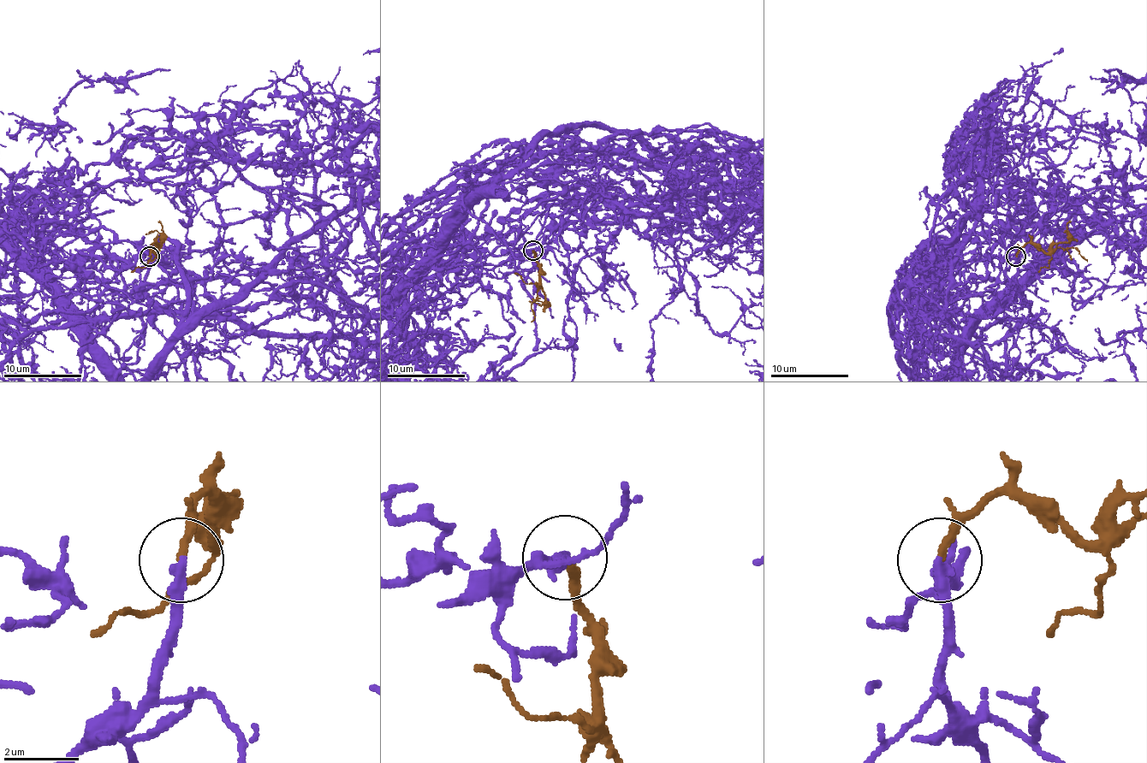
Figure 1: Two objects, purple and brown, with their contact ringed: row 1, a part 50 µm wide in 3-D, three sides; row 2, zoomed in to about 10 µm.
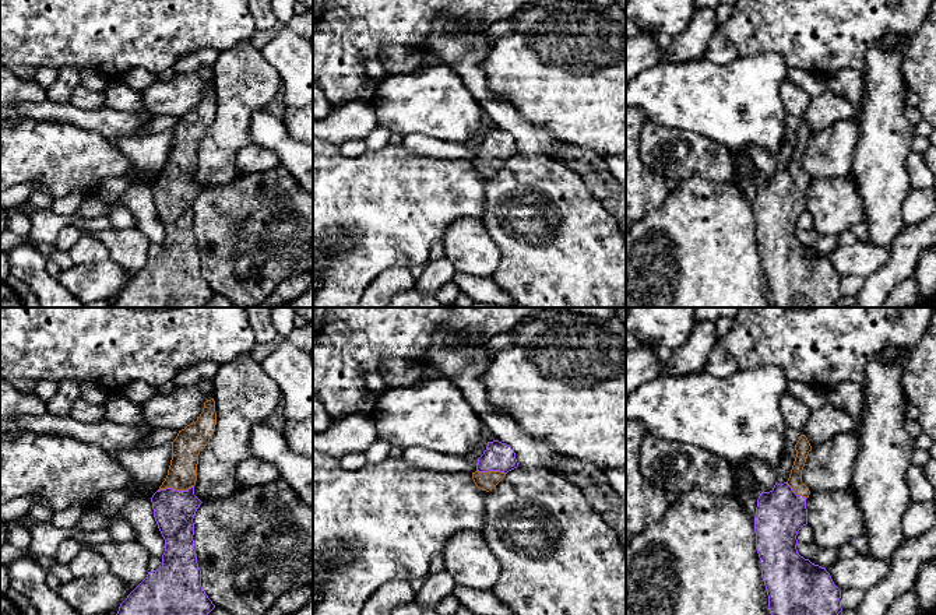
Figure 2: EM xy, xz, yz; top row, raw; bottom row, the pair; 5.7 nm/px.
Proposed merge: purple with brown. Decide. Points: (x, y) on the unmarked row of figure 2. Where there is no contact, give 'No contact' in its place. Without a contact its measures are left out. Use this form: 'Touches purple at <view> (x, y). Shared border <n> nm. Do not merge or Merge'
Touches purple at xy (175, 176). Shared border 220 nm. Merge

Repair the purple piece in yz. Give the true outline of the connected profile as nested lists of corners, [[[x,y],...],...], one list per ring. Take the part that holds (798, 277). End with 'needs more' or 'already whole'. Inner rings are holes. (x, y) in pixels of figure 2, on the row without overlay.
[[[805,122],[795,131],[796,144],[784,171],[775,169],[770,179],[761,179],[754,203],[756,236],[761,250],[761,264],[768,282],[771,308],[835,308],[841,295],[841,277],[826,254],[812,250],[798,240],[798,218],[807,211],[806,186],[809,175],[802,169],[802,157],[812,133]]]; needs more

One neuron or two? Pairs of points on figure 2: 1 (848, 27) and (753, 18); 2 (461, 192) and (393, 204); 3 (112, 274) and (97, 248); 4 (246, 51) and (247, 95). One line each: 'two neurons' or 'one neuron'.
1: one neuron
2: one neuron
3: two neurons
4: one neuron

